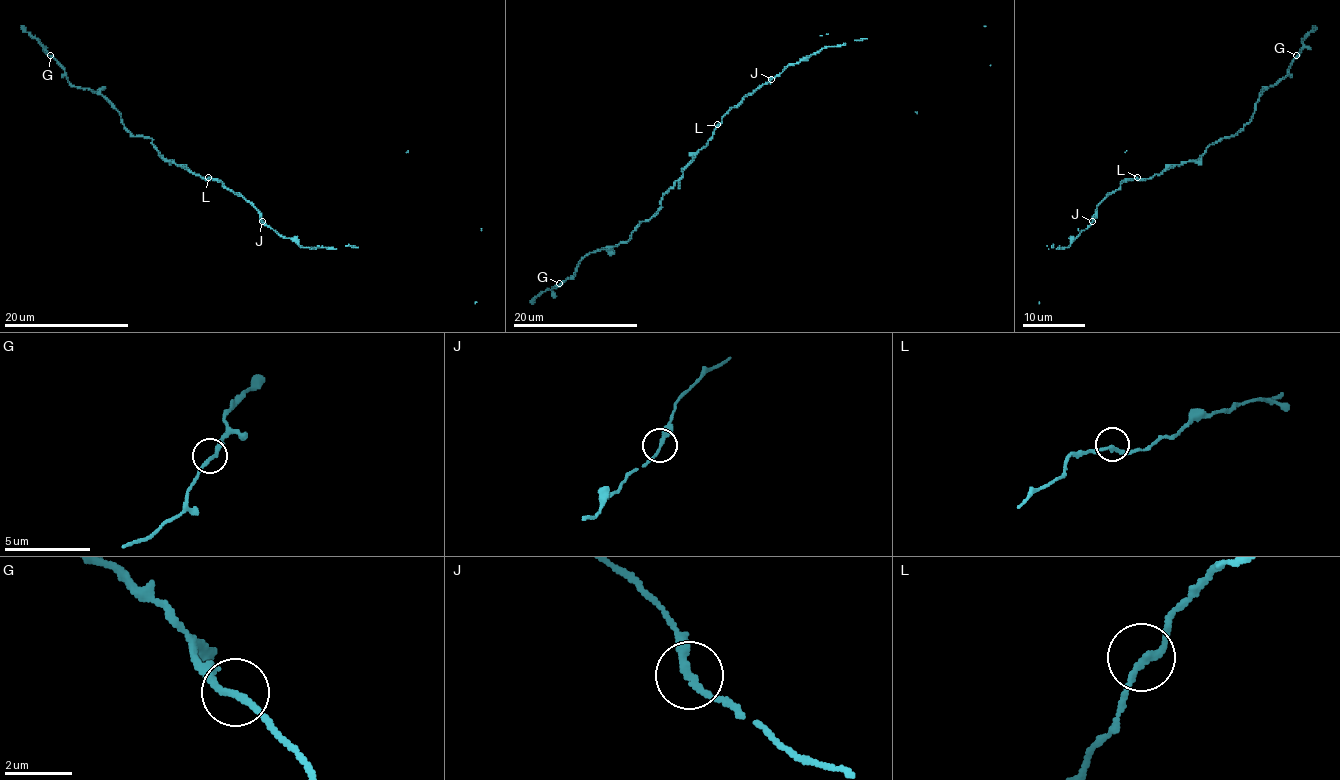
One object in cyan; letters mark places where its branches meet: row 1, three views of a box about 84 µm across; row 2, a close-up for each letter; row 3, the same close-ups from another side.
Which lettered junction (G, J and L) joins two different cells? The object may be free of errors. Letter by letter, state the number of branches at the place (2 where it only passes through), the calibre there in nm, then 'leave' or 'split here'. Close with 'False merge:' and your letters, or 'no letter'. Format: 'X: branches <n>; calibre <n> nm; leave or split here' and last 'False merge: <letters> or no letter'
G: branches 2; calibre 200 nm; leave
J: branches 2; calibre 240 nm; leave
L: branches 2; calibre 220 nm; leave
False merge: no letter

